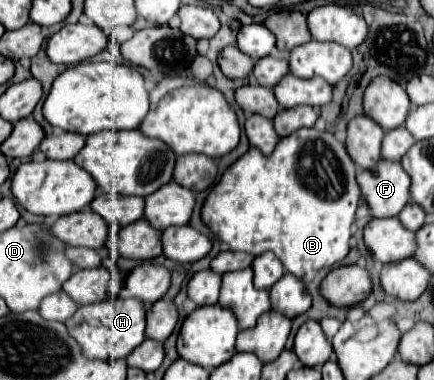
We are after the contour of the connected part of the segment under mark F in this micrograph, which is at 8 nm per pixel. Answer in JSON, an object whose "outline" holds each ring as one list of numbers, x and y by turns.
{"outline":[[381,159,373,169,359,171,357,183,373,217,395,217,409,201,411,179,397,161]]}

